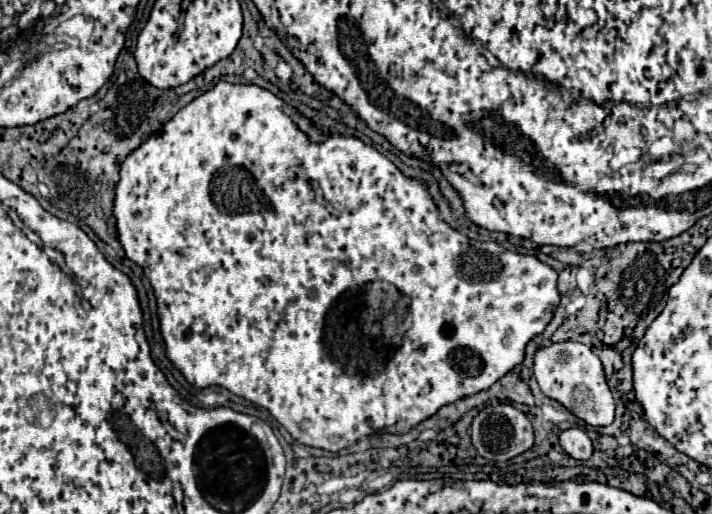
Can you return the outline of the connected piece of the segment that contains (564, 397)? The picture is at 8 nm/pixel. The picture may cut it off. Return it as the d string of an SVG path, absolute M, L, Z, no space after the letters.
M558 342L534 352L534 372L540 390L566 406L574 416L590 426L608 426L614 420L614 398L606 384L600 358L580 342Z

